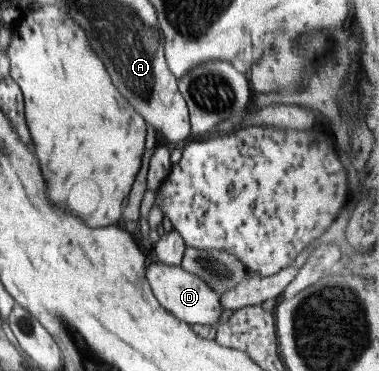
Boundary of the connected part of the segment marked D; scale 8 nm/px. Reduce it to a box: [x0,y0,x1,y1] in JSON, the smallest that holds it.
[145,260,223,326]

